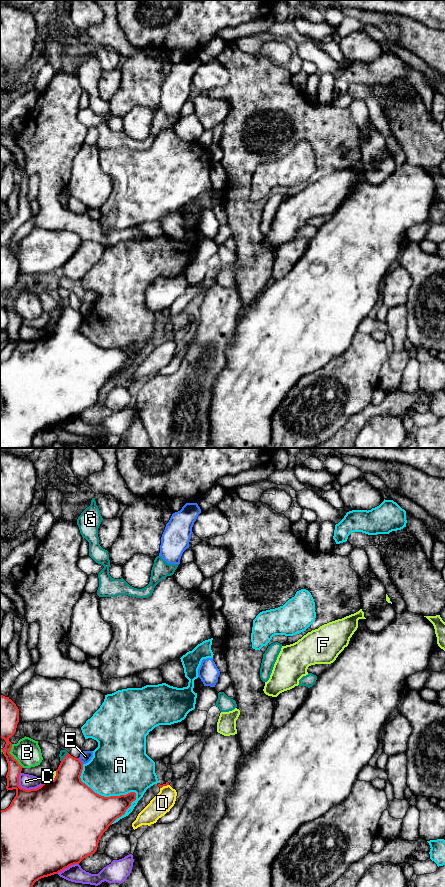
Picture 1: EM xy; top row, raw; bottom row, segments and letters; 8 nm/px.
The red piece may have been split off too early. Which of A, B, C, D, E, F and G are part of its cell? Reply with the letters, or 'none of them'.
none of them

